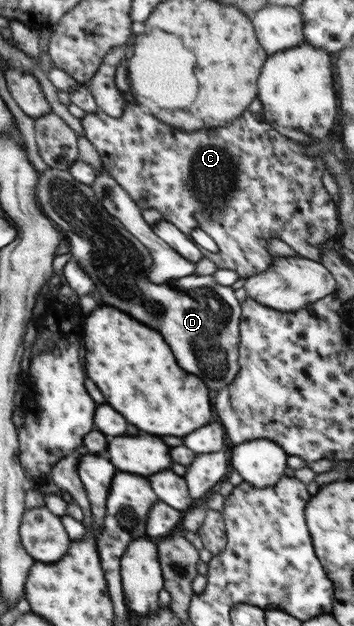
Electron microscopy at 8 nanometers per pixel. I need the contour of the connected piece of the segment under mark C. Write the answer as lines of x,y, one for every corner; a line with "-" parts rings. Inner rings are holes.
259,100
253,101
244,114
233,120
230,124
221,127
210,127
206,130
194,130
192,132
182,131
172,126
166,126
162,124
160,120
156,120
156,117
152,113
142,110
139,105
128,102
125,106
123,115
120,118
111,117
109,114
100,110
92,113
86,113
85,117
81,119
81,124
84,129
86,138
92,143
92,146
99,152
100,158
103,162
103,170
106,170
113,179
125,189
125,191
133,198
137,205
141,209
155,208
163,212
163,220
171,222
179,228
188,238
192,238
192,230
194,228
200,228
204,230
206,234
212,237
212,240
216,242
218,246
218,252
212,257
212,262
216,264
218,269
234,270
238,273
239,279
248,279
254,277
258,272
265,272
270,267
270,252
266,248
266,240
276,238
276,240
282,240
286,242
294,252
296,256
301,258
313,259
314,262
320,262
322,257
322,246
332,234
336,234
336,228
338,228
338,210
336,210
336,204
332,200
332,196
326,192
324,184
322,184
322,174
326,170
325,162
322,162
322,157
308,156
306,154
306,144
299,143
290,137
279,133
266,120
266,114
263,110
263,102
-
178,162
184,162
188,164
188,168
180,168
180,172
176,170
178,168

